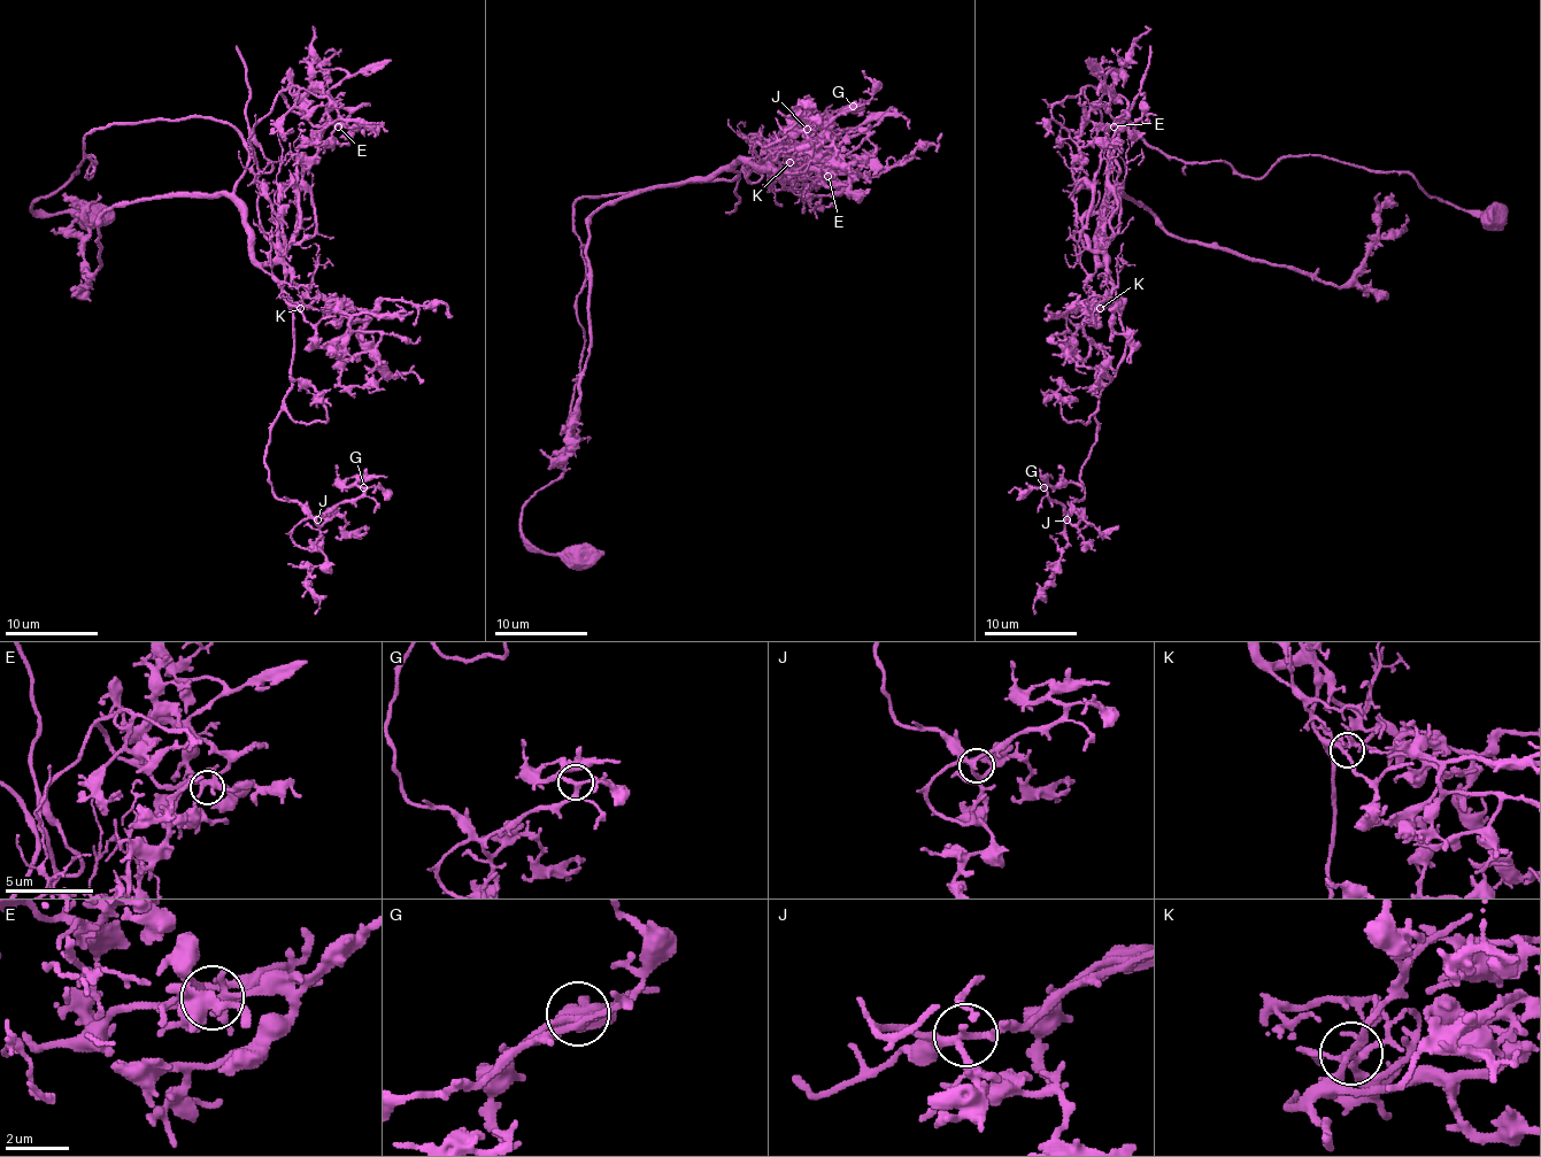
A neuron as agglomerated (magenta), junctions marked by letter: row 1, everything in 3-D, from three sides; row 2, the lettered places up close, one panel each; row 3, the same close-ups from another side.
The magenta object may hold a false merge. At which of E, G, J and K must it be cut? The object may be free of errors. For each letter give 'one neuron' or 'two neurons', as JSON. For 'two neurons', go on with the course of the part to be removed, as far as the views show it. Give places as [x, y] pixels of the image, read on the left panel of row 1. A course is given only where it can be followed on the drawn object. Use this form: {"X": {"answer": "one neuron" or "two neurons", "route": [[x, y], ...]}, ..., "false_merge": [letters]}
{"E": {"answer": "one neuron"}, "G": {"answer": "one neuron"}, "J": {"answer": "one neuron"}, "K": {"answer": "two neurons", "route": [[301, 309], [292, 270], [255, 259], [229, 124], [92, 129], [87, 177], [90, 154], [32, 211], [114, 221]]}, "false_merge": ["K"]}

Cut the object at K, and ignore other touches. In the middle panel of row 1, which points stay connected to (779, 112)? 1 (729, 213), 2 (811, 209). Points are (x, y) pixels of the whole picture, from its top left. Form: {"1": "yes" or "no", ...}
{"1": "yes", "2": "yes"}

